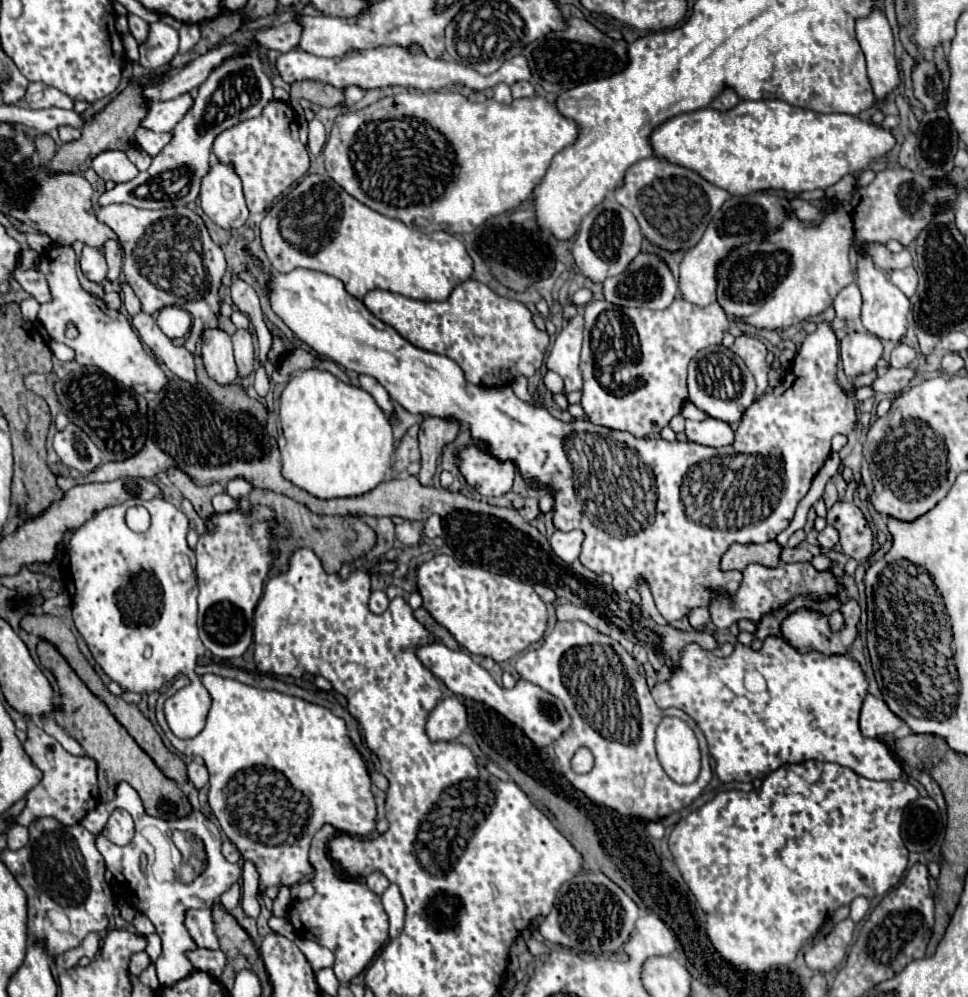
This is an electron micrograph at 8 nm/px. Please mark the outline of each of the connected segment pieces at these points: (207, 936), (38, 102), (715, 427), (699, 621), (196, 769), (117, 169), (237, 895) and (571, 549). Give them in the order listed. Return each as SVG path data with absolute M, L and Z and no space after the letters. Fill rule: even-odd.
M193 909L187 911L185 925L197 943L197 947L207 947L207 949L219 949L219 941L213 929L213 919L211 919L211 909Z
M31 83L23 101L31 109L49 109L49 107L59 107L59 109L73 109L73 101L61 93L59 89L47 87L43 83Z
M707 417L705 421L685 421L685 435L689 441L707 447L725 447L733 443L733 431L725 421Z
M697 607L697 609L691 609L689 611L689 623L693 629L701 629L707 621L709 621L709 611L705 607Z
M199 759L191 761L191 763L187 765L187 771L189 771L189 783L191 783L193 787L201 789L201 787L207 785L207 767L205 767L203 761L199 761Z
M103 151L93 159L91 167L103 181L115 183L131 181L139 173L139 169L127 159L125 151Z
M235 883L235 885L233 885L227 893L223 893L221 899L219 899L219 903L221 903L221 907L223 907L225 911L231 911L233 907L237 907L239 901L241 901L241 887L239 887L239 883Z
M573 529L569 533L561 533L561 531L555 531L549 539L553 551L557 553L557 557L561 557L565 563L573 563L579 553L581 553L581 543L583 543L585 535L579 531L579 529Z

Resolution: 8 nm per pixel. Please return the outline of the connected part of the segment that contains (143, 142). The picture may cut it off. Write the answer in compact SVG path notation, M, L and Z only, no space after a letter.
M139 127L135 131L135 141L137 145L151 157L155 157L167 143L169 143L169 137L173 137L171 133L153 133L145 127Z

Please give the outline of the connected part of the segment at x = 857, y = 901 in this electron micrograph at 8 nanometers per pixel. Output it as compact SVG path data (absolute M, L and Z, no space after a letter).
M855 897L855 899L851 901L851 919L853 919L855 923L861 921L861 919L865 917L867 909L869 909L869 899L867 899L867 897Z

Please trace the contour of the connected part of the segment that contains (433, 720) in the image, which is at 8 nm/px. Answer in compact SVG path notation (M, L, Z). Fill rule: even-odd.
M455 695L439 701L427 717L427 735L433 741L455 741L467 727L467 709Z

